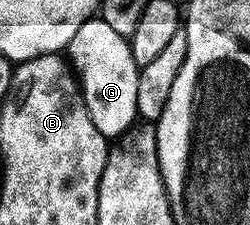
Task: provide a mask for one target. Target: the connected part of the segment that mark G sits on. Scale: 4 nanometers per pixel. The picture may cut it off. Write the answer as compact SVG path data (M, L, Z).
M90 18L75 30L67 49L67 60L80 85L85 98L85 108L91 122L106 138L116 138L127 129L134 127L137 114L137 74L139 66L135 62L129 40L120 36L114 28L100 18Z

